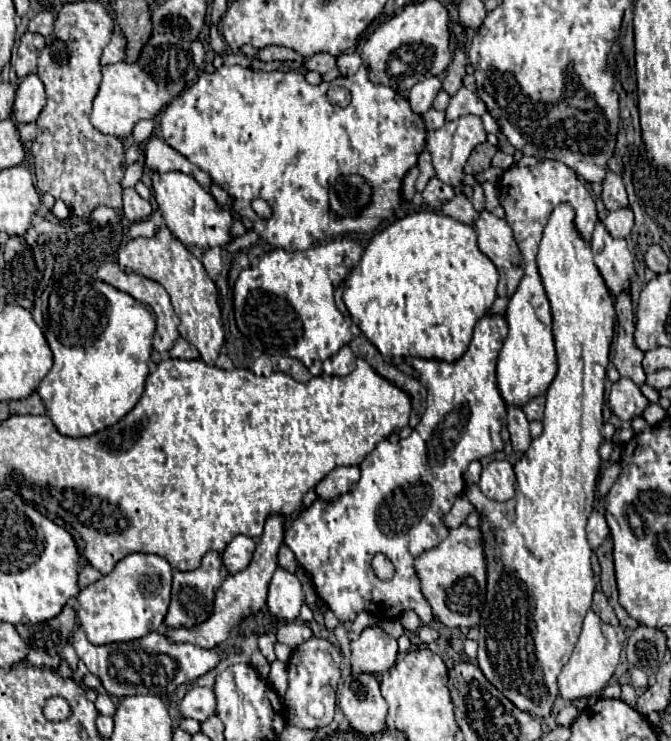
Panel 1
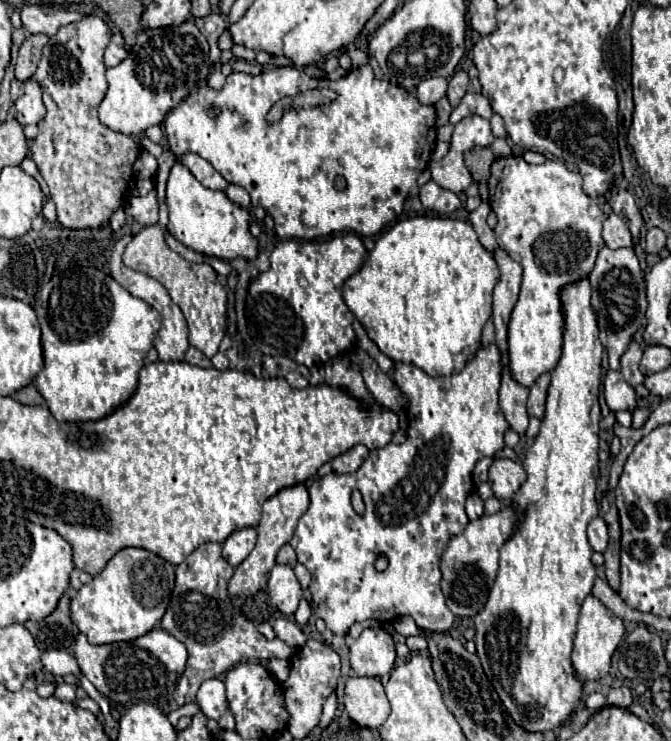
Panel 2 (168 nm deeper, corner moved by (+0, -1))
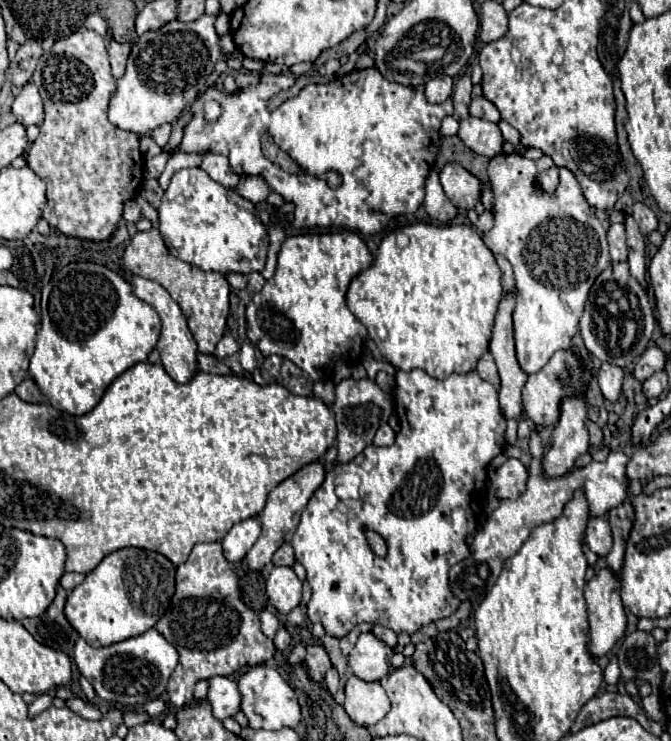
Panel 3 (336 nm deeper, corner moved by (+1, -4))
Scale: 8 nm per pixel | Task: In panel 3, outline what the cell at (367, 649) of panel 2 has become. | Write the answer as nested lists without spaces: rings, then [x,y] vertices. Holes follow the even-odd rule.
[[[361,633],[349,653],[349,667],[353,675],[363,681],[381,681],[391,671],[391,655],[393,649],[387,647],[387,643],[377,639],[373,633]]]

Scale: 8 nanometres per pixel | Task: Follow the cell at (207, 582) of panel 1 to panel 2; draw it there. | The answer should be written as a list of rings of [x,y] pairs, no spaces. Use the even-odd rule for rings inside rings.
[[[210,542],[210,544],[202,544],[200,548],[196,548],[192,552],[192,556],[188,556],[176,568],[176,586],[172,590],[172,600],[170,600],[170,606],[168,606],[162,622],[160,622],[160,628],[164,628],[174,638],[178,638],[180,642],[184,642],[186,648],[188,648],[188,664],[186,664],[186,670],[184,670],[182,678],[176,684],[176,690],[174,690],[174,700],[176,700],[178,706],[194,702],[196,692],[198,692],[198,688],[200,688],[200,684],[204,680],[222,676],[228,668],[232,668],[238,662],[242,662],[244,656],[246,658],[254,656],[256,660],[272,660],[272,658],[284,658],[284,660],[288,660],[292,656],[292,648],[288,648],[282,640],[268,642],[258,632],[256,624],[250,622],[250,620],[246,620],[246,617],[242,613],[237,615],[236,622],[236,612],[234,612],[234,606],[232,606],[228,594],[218,590],[218,586],[220,586],[218,584],[218,564],[220,564],[220,560],[222,560],[222,546],[216,544],[216,542]]]

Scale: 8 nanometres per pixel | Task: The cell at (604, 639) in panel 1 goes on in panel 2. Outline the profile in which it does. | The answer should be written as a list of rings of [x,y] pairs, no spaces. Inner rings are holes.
[[[588,596],[582,604],[580,610],[580,620],[578,620],[578,632],[574,640],[574,650],[572,650],[572,666],[576,672],[576,678],[580,682],[594,682],[602,680],[610,672],[610,662],[612,654],[618,648],[621,640],[626,634],[624,624],[618,616],[614,616],[600,600],[594,596]]]

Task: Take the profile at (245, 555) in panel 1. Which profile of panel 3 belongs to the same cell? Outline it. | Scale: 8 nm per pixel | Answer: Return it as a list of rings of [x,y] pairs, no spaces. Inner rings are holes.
[[[249,517],[245,521],[235,523],[221,541],[225,557],[231,563],[241,561],[247,555],[247,551],[253,547],[255,539],[259,537],[259,531],[261,531],[261,525],[259,525],[257,517]]]

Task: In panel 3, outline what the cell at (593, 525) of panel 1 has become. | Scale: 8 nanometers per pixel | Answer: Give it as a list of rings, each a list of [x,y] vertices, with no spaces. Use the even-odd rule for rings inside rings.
[[[593,517],[587,521],[585,543],[599,557],[605,557],[611,551],[611,527],[605,517]]]

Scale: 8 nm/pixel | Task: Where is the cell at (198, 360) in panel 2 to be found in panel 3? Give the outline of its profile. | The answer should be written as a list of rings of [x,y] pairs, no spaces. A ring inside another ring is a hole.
[[[199,353],[197,355],[197,361],[199,361],[199,371],[203,371],[203,373],[217,373],[217,375],[231,375],[233,373],[215,355],[203,355],[203,353]]]

